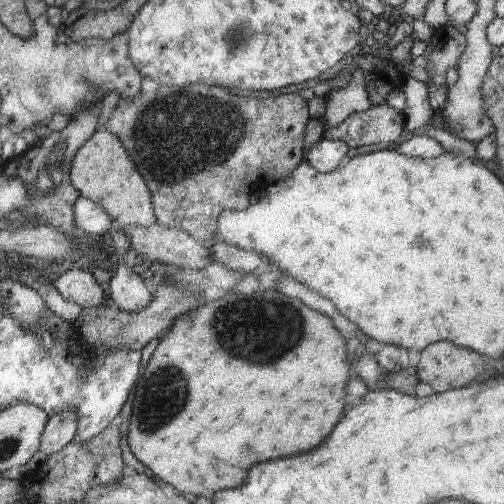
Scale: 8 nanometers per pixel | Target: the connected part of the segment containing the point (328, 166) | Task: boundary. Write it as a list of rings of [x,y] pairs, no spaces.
[[[320,138],[309,147],[302,159],[317,172],[325,174],[335,170],[347,157],[347,146],[339,140]]]

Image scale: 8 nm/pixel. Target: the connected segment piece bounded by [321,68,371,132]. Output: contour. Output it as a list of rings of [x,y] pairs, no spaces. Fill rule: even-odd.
[[[355,68],[347,78],[345,88],[324,94],[325,112],[321,118],[323,132],[341,124],[350,114],[365,112],[371,107],[368,96],[363,72]]]

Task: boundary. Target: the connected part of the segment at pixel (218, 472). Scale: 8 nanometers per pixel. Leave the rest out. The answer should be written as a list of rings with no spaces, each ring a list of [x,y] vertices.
[[[263,289],[263,292],[247,294],[247,296],[227,291],[218,299],[191,309],[175,320],[174,325],[160,342],[156,342],[152,353],[144,370],[145,374],[143,378],[140,377],[137,386],[135,410],[133,410],[131,428],[129,428],[130,450],[154,472],[159,481],[171,484],[182,494],[204,496],[207,499],[211,497],[211,492],[217,492],[217,486],[219,490],[239,486],[245,478],[247,468],[255,462],[299,454],[299,452],[315,448],[329,434],[331,426],[339,420],[339,414],[343,408],[343,386],[347,382],[347,372],[352,374],[344,338],[333,327],[331,320],[323,313],[305,306],[297,297],[287,297],[279,294],[278,291],[271,292],[271,289]]]

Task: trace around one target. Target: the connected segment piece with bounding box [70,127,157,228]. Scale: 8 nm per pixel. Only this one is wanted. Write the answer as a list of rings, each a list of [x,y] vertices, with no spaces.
[[[99,127],[91,140],[77,152],[70,176],[79,194],[103,206],[118,227],[151,228],[157,223],[150,186],[119,137],[106,127]]]

